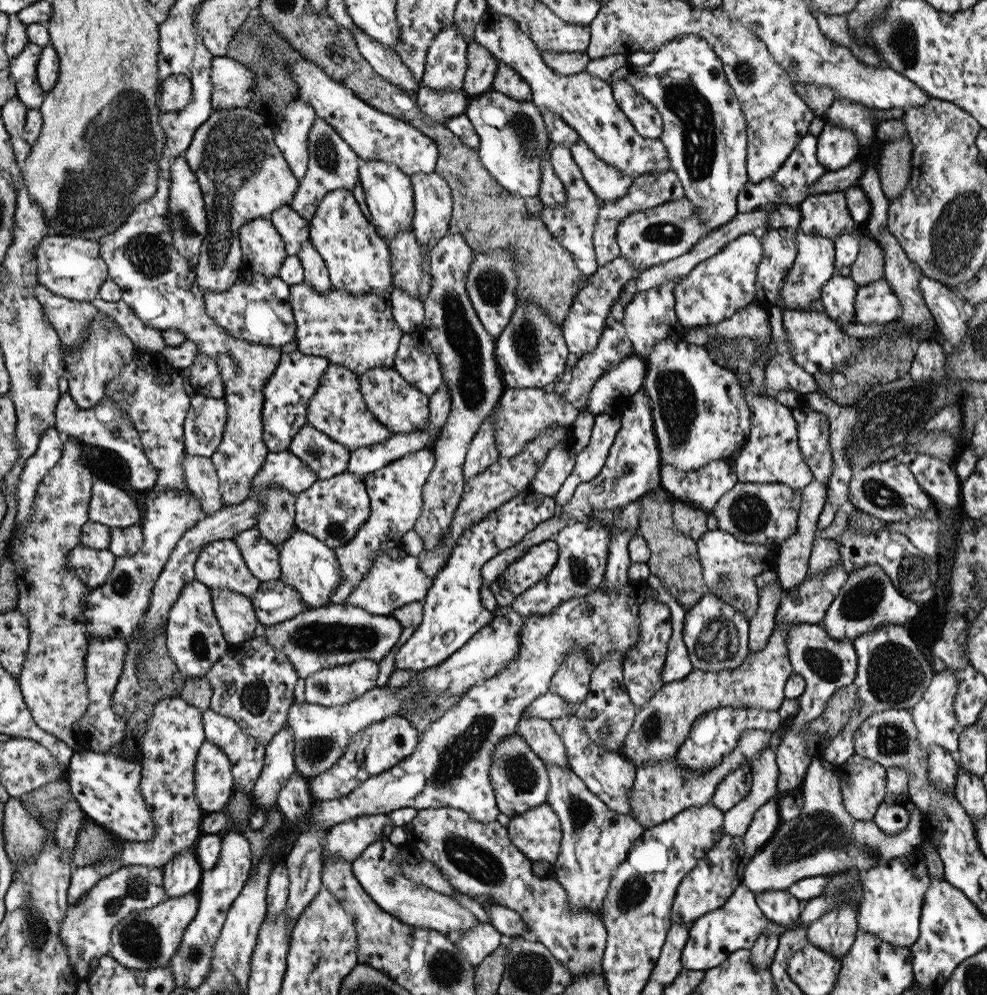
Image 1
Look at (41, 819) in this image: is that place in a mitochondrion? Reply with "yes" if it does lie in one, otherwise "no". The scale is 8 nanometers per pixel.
no

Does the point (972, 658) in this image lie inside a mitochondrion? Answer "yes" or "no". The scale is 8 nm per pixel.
no

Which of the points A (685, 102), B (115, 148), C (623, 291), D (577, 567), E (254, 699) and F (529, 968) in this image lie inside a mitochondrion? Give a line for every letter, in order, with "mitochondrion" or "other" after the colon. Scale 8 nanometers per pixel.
A: mitochondrion
B: mitochondrion
C: other
D: mitochondrion
E: mitochondrion
F: mitochondrion

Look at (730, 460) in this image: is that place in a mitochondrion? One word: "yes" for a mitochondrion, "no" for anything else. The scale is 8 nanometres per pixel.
no

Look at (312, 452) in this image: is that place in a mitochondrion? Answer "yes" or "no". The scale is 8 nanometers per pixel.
yes

